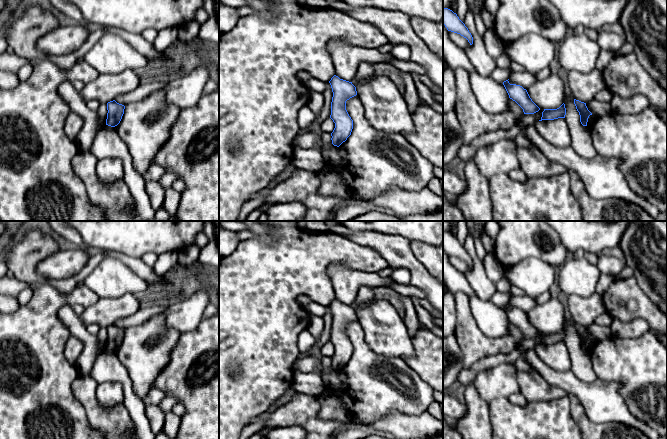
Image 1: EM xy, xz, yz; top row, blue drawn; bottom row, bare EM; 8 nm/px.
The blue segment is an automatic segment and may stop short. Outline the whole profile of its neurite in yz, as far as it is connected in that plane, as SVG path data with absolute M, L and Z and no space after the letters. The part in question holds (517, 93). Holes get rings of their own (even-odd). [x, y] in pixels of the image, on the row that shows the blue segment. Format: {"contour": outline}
{"contour": "M508 80L503 85L509 95L509 98L515 101L522 109L524 114L534 114L540 108L532 101L526 89L520 85L510 84Z"}

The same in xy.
{"contour": "M115 100L108 102L106 125L111 127L117 126L122 119L122 116L124 114L124 109L125 106L117 103Z"}

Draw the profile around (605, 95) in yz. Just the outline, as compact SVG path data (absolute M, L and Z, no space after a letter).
M604 88L597 92L594 99L598 101L610 102L612 100L613 94L609 91L608 88Z

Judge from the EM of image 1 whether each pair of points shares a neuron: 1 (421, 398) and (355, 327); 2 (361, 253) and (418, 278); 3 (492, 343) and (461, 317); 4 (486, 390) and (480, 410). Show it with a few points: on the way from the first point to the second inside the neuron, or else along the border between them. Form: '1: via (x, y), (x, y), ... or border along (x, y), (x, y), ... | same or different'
1: via (396, 392), (366, 372), (361, 352) | same
2: border along (372, 248), (389, 266) | different
3: via (484, 343), (466, 325) | same
4: border along (470, 383), (488, 403) | different

